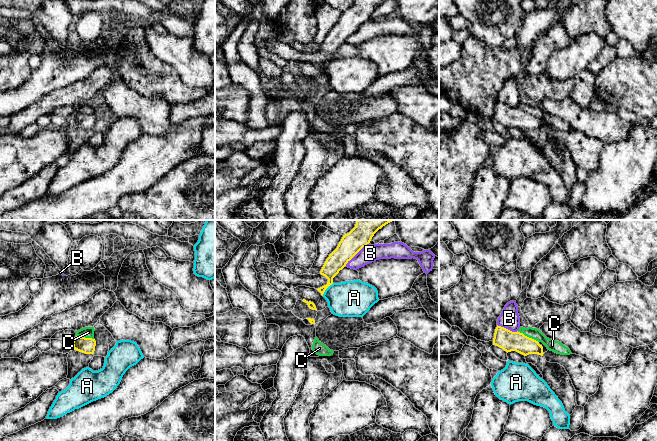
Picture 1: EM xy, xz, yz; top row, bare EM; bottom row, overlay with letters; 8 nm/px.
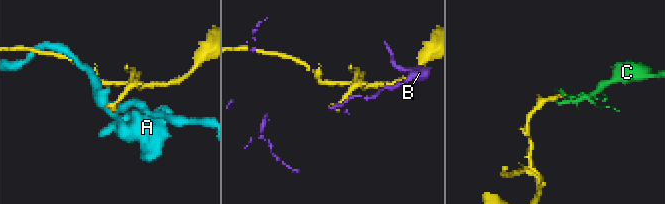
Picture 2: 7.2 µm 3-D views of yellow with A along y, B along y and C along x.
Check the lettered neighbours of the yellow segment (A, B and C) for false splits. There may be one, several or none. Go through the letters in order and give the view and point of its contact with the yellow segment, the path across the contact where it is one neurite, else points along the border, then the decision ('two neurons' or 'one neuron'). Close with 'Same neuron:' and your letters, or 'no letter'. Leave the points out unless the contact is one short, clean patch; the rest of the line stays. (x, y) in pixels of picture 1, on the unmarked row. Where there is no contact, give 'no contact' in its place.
A: contact xz (326, 64); two neurons
B: contact xz (356, 29); two neurons
C: contact yz (528, 113); border yz (517, 107), (538, 118); two neurons
Same neuron: no letter

